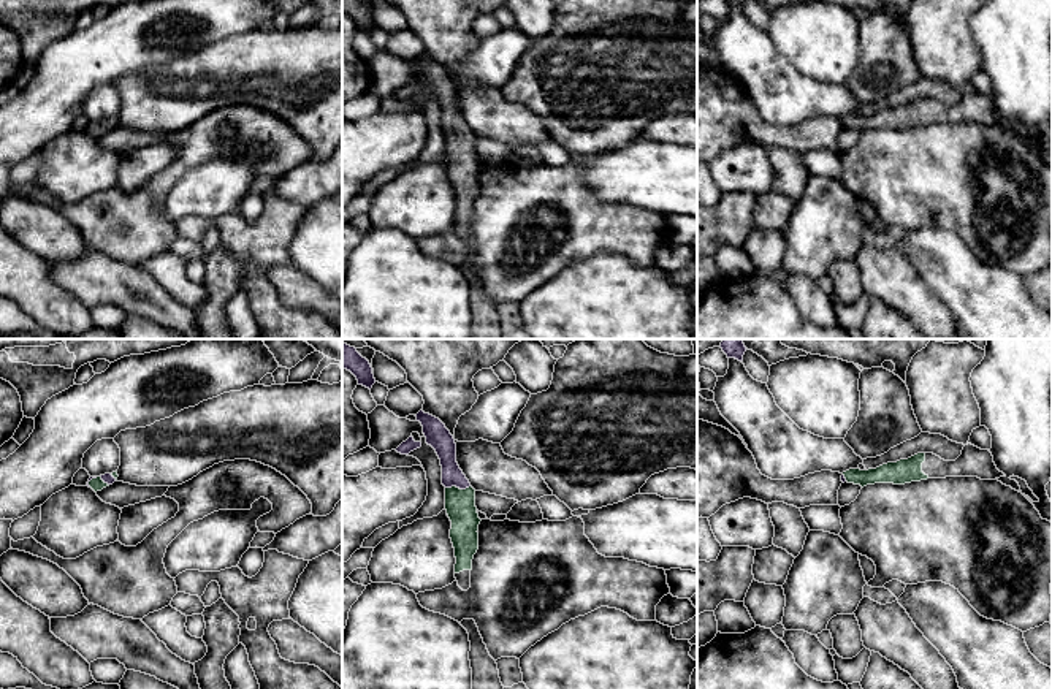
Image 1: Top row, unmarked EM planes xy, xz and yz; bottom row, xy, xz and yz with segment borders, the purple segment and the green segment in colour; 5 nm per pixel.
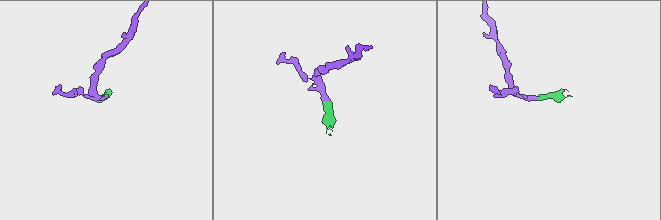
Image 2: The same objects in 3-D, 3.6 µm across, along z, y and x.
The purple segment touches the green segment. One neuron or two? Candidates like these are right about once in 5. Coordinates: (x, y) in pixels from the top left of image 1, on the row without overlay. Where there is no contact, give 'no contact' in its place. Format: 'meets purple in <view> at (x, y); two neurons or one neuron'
meets purple in xz at (457, 132); one neuron

